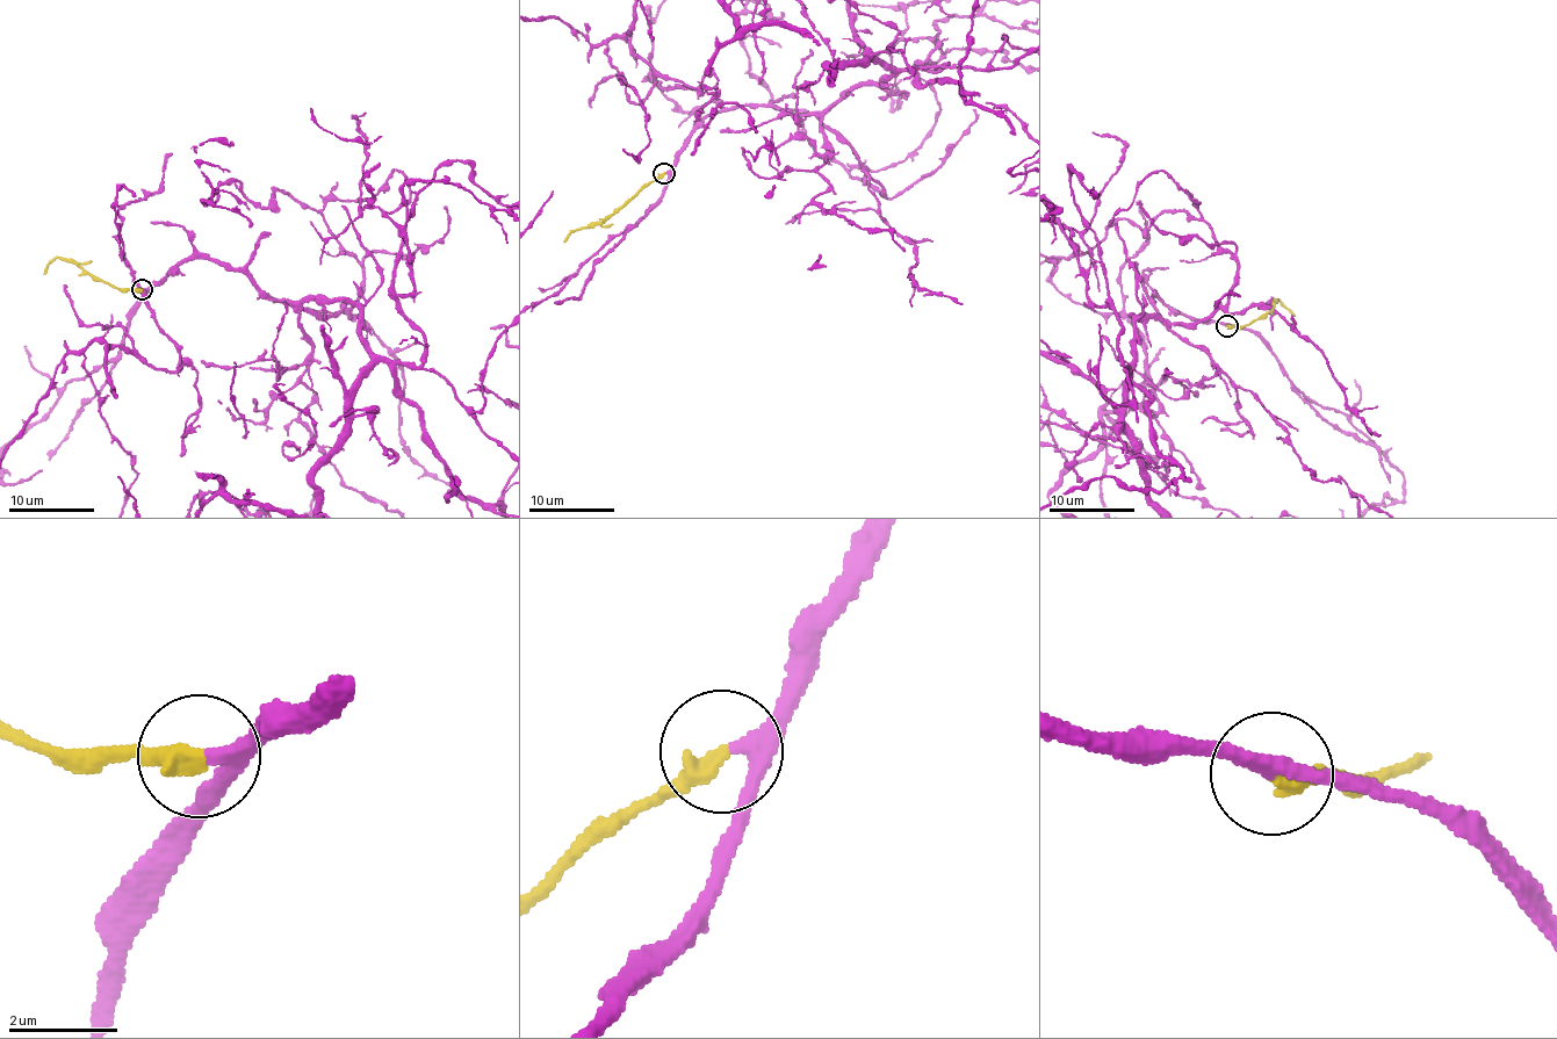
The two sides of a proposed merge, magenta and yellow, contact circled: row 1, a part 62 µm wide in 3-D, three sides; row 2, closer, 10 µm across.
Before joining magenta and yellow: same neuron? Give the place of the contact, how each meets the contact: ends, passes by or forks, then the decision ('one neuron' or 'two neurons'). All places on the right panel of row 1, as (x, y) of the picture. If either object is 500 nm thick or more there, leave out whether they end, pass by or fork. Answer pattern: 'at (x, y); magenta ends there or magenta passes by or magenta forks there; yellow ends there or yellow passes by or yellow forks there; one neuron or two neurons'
at (1226, 325); magenta passes by; yellow ends there; one neuron

